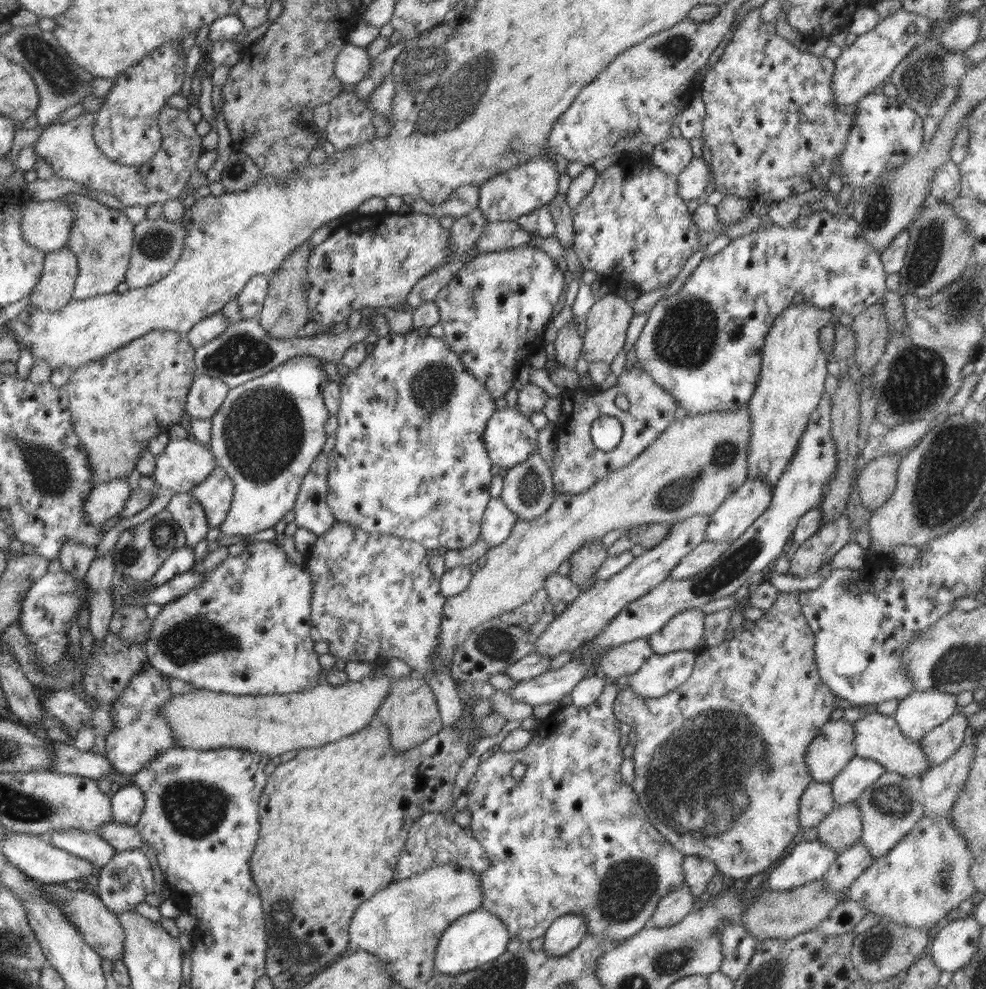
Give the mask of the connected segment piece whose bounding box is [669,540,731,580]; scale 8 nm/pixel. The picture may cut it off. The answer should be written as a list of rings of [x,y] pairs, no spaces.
[[[704,541],[694,550],[691,550],[680,562],[672,569],[669,576],[672,580],[684,580],[702,572],[710,564],[718,560],[731,543]]]

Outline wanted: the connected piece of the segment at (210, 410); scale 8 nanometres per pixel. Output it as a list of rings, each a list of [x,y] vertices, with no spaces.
[[[194,376],[188,392],[185,413],[192,419],[212,419],[224,403],[229,392],[228,385],[210,376]]]

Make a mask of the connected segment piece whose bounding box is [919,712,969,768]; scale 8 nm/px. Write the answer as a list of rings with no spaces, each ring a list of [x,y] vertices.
[[[955,712],[946,722],[934,727],[919,742],[929,760],[929,768],[948,761],[962,744],[966,729],[969,727],[966,717]]]

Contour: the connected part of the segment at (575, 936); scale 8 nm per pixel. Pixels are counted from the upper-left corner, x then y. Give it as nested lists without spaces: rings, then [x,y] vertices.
[[[576,914],[557,917],[545,932],[544,950],[559,957],[576,948],[587,933],[586,920]]]

